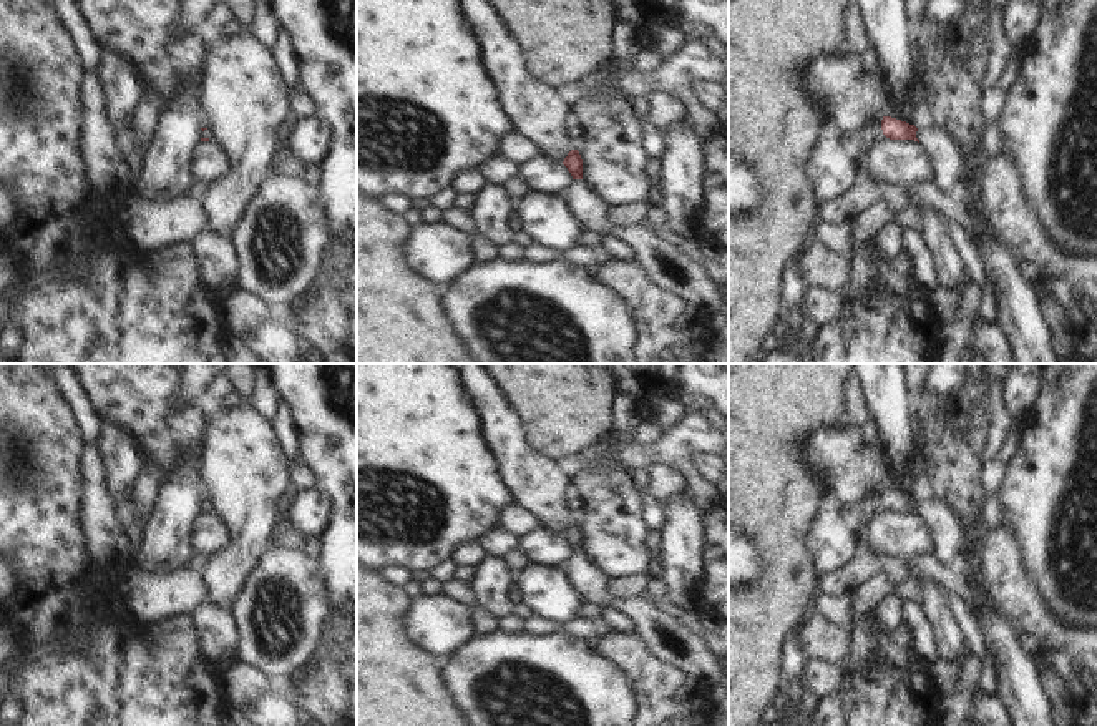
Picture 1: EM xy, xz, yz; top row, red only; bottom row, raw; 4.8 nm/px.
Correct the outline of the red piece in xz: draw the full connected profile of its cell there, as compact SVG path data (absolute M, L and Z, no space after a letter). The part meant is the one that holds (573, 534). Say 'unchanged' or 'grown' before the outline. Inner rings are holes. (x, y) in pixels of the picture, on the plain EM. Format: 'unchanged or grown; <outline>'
grown; M571 522L563 537L573 548L571 558L563 565L574 593L592 605L604 605L624 613L636 625L637 635L662 661L680 668L702 683L719 681L722 671L717 656L704 640L690 633L679 620L659 611L652 603L632 600L607 600L607 575L583 553L583 532Z

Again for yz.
grown; M883 488L881 502L890 512L918 513L933 535L934 555L941 562L949 563L964 547L968 525L964 515L958 508L938 498L918 502L914 497L891 488Z

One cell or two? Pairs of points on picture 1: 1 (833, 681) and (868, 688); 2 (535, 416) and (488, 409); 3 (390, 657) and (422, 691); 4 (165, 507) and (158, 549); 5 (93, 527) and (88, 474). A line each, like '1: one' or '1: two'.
1: two
2: two
3: one
4: one
5: one

